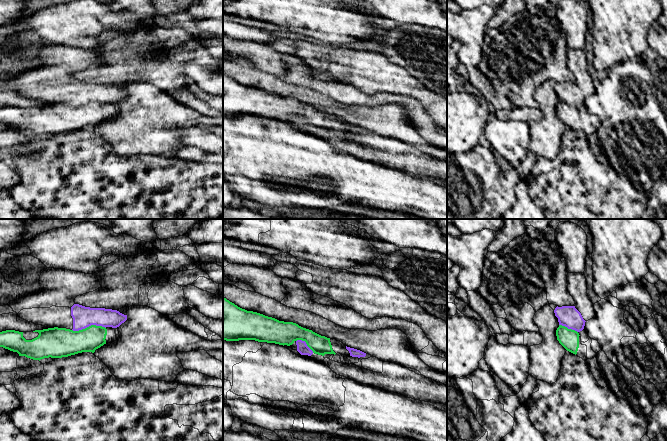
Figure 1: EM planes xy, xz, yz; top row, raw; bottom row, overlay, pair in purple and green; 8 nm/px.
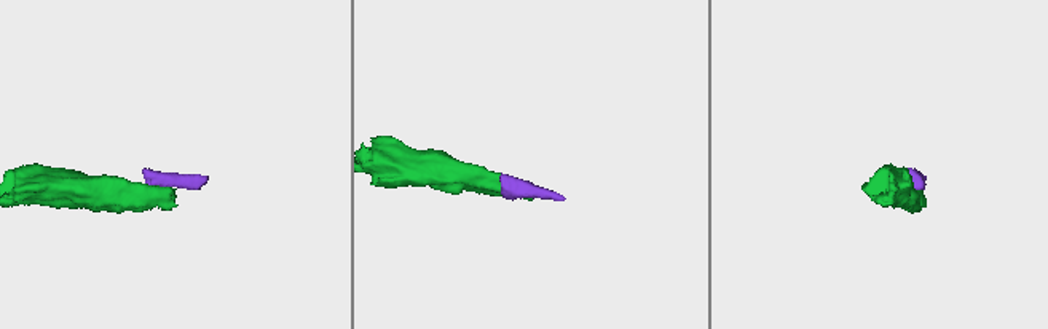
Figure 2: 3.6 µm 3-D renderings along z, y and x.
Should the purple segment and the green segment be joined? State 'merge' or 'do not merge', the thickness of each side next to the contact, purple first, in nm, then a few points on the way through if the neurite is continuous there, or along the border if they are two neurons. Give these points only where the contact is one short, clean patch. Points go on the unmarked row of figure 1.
do not merge; 170 nm thick on the purple side, 240 nm on the other; border along xy (105, 103), (90, 101), (78, 106), (72, 106)

